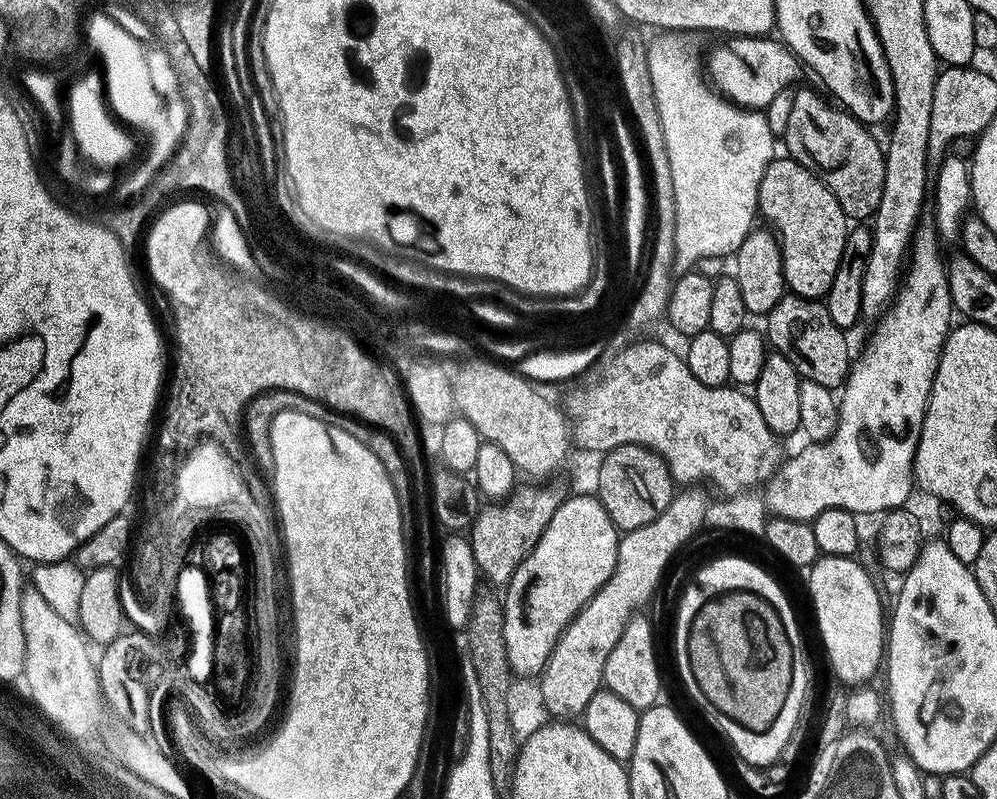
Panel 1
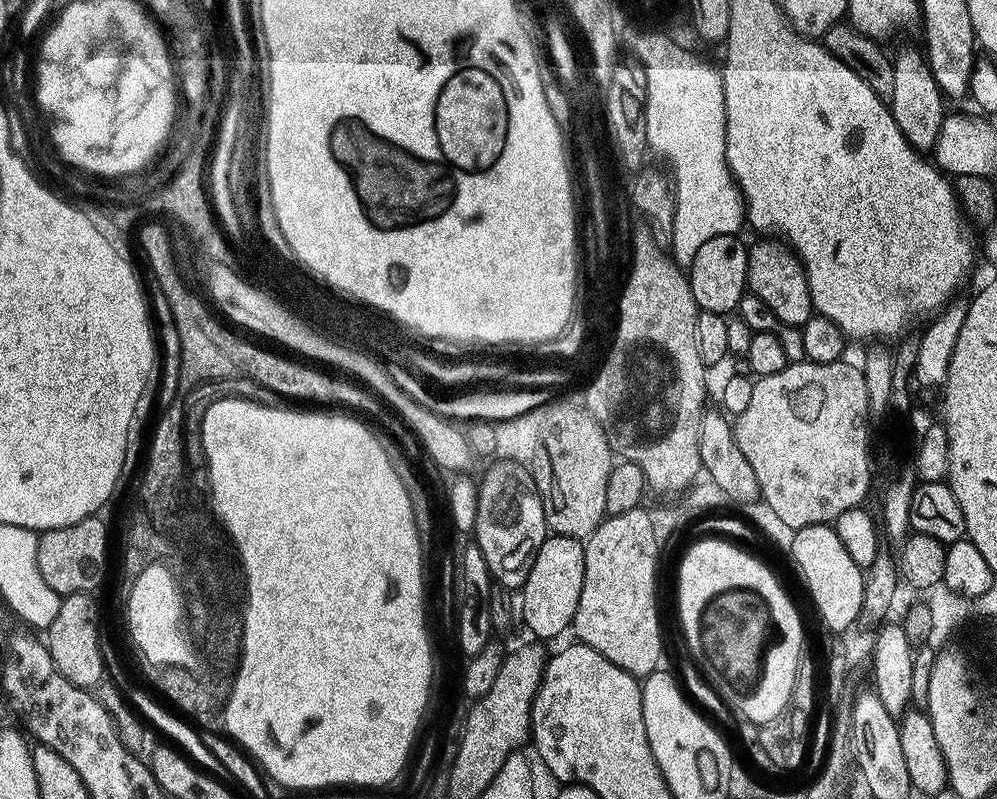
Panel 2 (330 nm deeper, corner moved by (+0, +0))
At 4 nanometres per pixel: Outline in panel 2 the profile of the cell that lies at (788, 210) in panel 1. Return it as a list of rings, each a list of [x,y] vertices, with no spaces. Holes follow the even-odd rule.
[[[760,238],[748,250],[748,287],[747,291],[756,295],[790,327],[800,328],[814,315],[808,279],[800,259],[787,244],[776,238]]]

